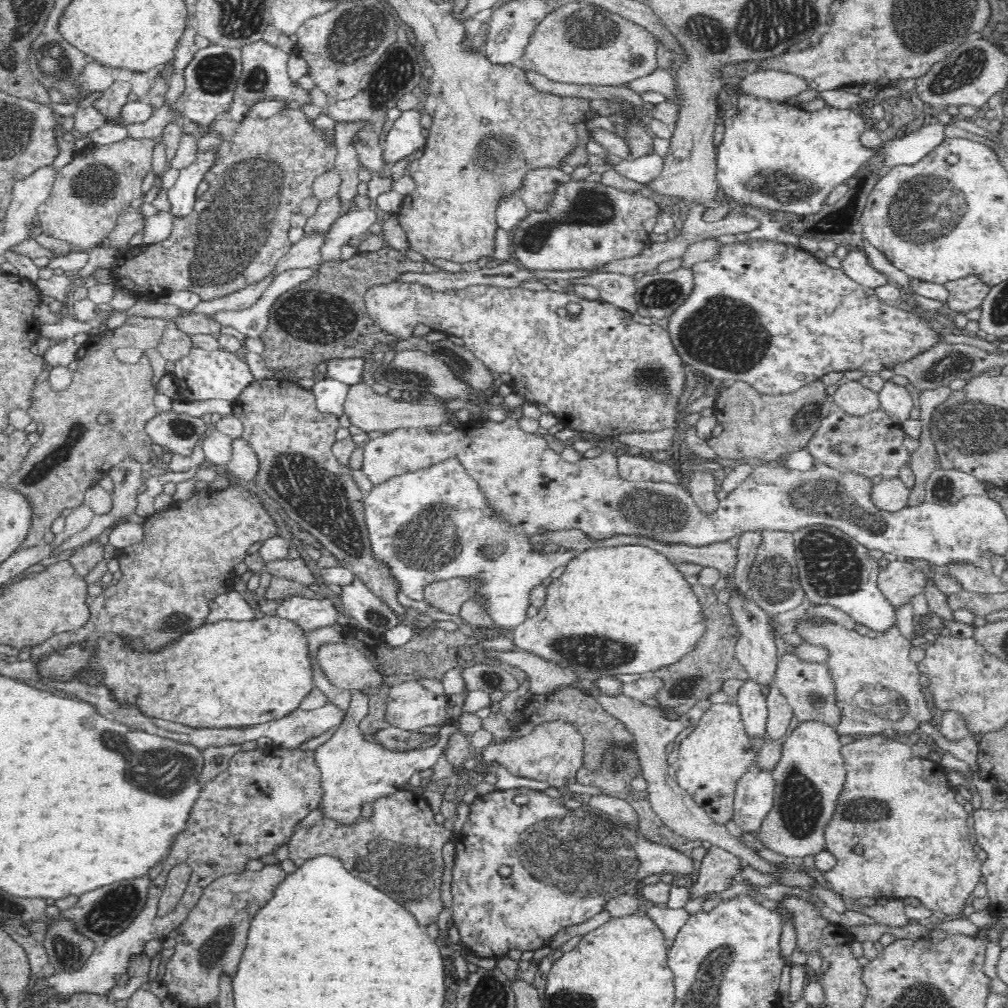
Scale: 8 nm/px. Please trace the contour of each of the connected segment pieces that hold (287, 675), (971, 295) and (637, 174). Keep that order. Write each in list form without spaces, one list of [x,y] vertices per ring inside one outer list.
[[[262,614],[262,616],[254,616],[252,620],[220,620],[218,622],[206,622],[203,626],[193,629],[190,633],[184,633],[174,644],[168,644],[160,652],[138,652],[138,655],[132,656],[132,652],[126,646],[122,647],[121,641],[115,635],[106,635],[98,644],[98,652],[96,654],[87,654],[81,648],[60,646],[56,655],[48,656],[42,662],[36,663],[40,673],[50,675],[50,677],[58,677],[58,679],[72,679],[73,674],[82,667],[92,667],[102,672],[102,684],[110,687],[118,699],[130,699],[136,701],[140,705],[140,709],[146,715],[154,715],[154,717],[180,721],[192,727],[235,727],[248,726],[287,715],[298,708],[302,700],[314,688],[314,668],[312,668],[312,658],[310,658],[310,649],[308,649],[307,633],[301,628],[301,625],[294,620],[282,616],[270,616],[270,614]]]
[[[974,277],[946,282],[943,285],[949,292],[948,306],[952,312],[969,312],[980,308],[983,296],[990,290],[990,286]]]
[[[651,152],[628,159],[614,160],[613,165],[622,176],[645,183],[661,171],[662,160],[658,154]]]

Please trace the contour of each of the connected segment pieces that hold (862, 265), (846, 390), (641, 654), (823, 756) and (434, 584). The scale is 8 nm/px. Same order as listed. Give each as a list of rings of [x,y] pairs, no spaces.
[[[862,249],[848,251],[846,257],[841,260],[841,269],[848,278],[865,290],[871,291],[889,282],[880,271],[868,263],[868,257]]]
[[[850,380],[835,386],[831,395],[836,404],[851,415],[863,415],[880,408],[879,396],[874,390],[862,386],[860,381]]]
[[[606,544],[596,545],[584,550],[584,552],[577,552],[574,558],[564,565],[564,572],[560,574],[560,578],[548,579],[544,582],[544,585],[545,595],[541,605],[536,610],[536,614],[526,616],[522,624],[511,628],[513,643],[519,649],[541,656],[543,659],[549,660],[562,668],[570,668],[576,673],[606,669],[613,672],[613,674],[651,674],[658,668],[678,662],[684,654],[692,651],[693,646],[706,632],[707,614],[702,611],[698,599],[692,592],[691,585],[684,579],[677,566],[674,566],[664,556],[648,546]]]
[[[816,719],[799,720],[792,730],[788,729],[786,736],[780,740],[779,759],[770,771],[773,782],[771,807],[759,820],[759,827],[754,832],[754,836],[764,846],[774,850],[776,854],[806,859],[825,849],[823,828],[831,817],[835,798],[843,784],[844,774],[846,774],[843,768],[840,745],[836,729]]]
[[[456,575],[438,579],[428,582],[423,588],[423,600],[457,618],[462,602],[475,595],[481,586],[484,584],[472,576]]]

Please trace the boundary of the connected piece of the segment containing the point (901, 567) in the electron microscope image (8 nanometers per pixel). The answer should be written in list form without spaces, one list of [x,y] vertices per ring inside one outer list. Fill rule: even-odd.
[[[892,560],[892,562],[888,562],[888,566],[881,568],[876,584],[878,590],[892,606],[902,606],[906,602],[911,603],[914,594],[922,594],[925,597],[928,586],[937,588],[934,578],[932,583],[926,582],[923,572],[901,560]]]

